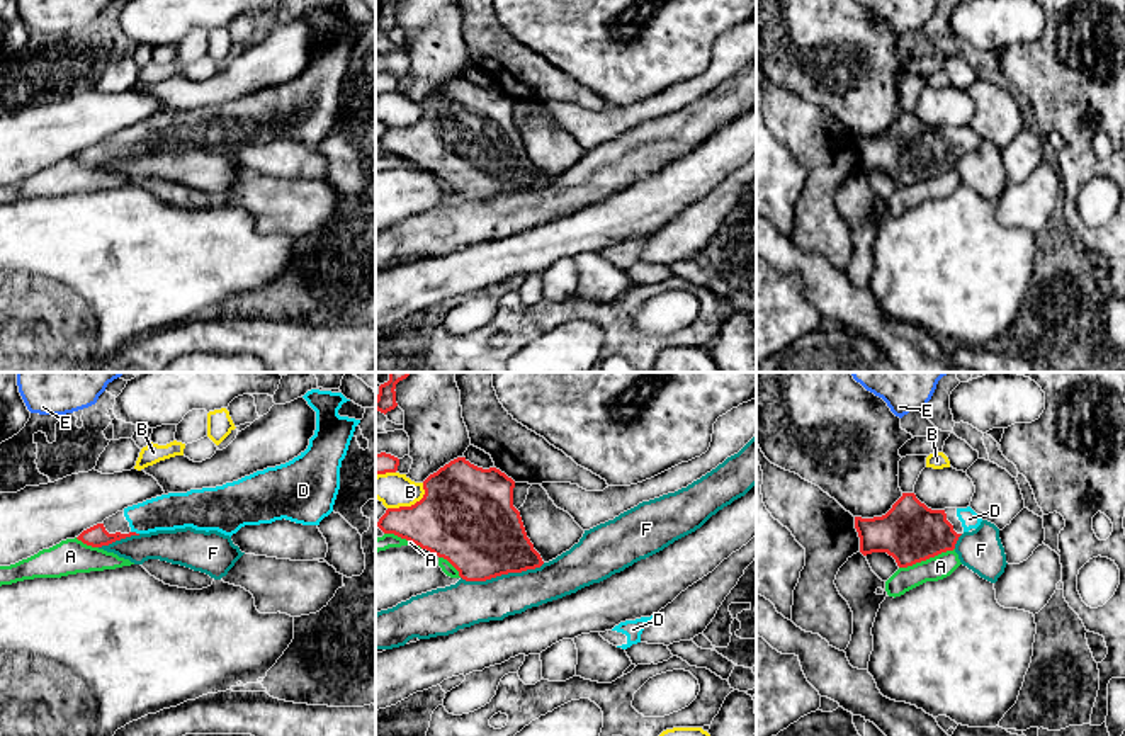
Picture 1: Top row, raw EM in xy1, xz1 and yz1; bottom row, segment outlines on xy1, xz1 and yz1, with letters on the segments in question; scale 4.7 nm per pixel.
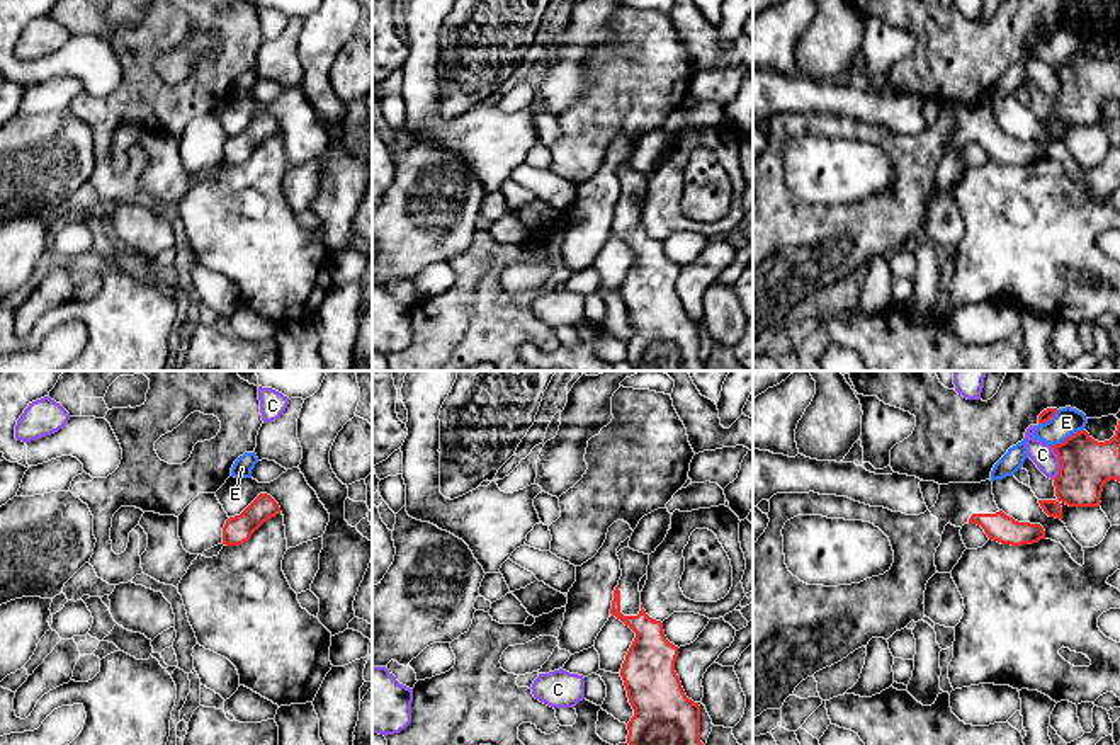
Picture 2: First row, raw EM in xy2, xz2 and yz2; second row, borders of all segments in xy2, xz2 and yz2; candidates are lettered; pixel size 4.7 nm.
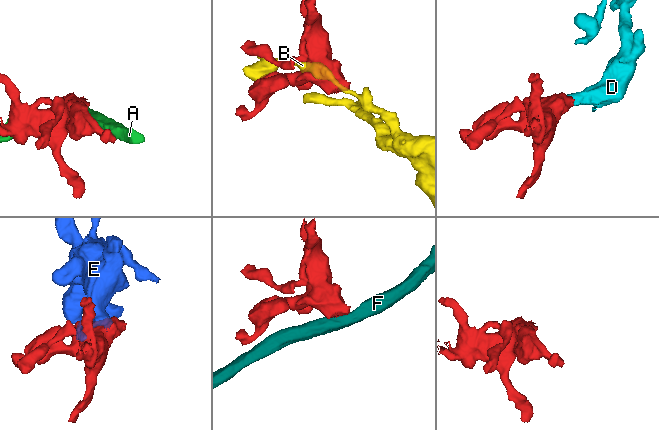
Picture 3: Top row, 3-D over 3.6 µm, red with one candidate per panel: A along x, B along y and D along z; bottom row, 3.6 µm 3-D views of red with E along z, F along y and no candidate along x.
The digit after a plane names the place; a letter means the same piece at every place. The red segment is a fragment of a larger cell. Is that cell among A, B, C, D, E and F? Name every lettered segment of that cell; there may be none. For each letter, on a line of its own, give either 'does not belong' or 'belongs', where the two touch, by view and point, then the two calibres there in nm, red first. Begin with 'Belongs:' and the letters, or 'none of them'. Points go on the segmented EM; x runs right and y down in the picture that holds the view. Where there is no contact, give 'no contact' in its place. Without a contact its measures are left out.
Belongs: D
A: does not belong | yz1 (927, 558) | 280/120 nm
B: does not belong | xz1 (412, 505) | 420/170 nm
C: does not belong | yz2 (1059, 461) | 240/110 nm
D: belongs | xy1 (135, 532) | 100/180 nm
E: does not belong | yz2 (1068, 437) | 240/140 nm
F: does not belong | xz1 (502, 573) | 400/220 nm

